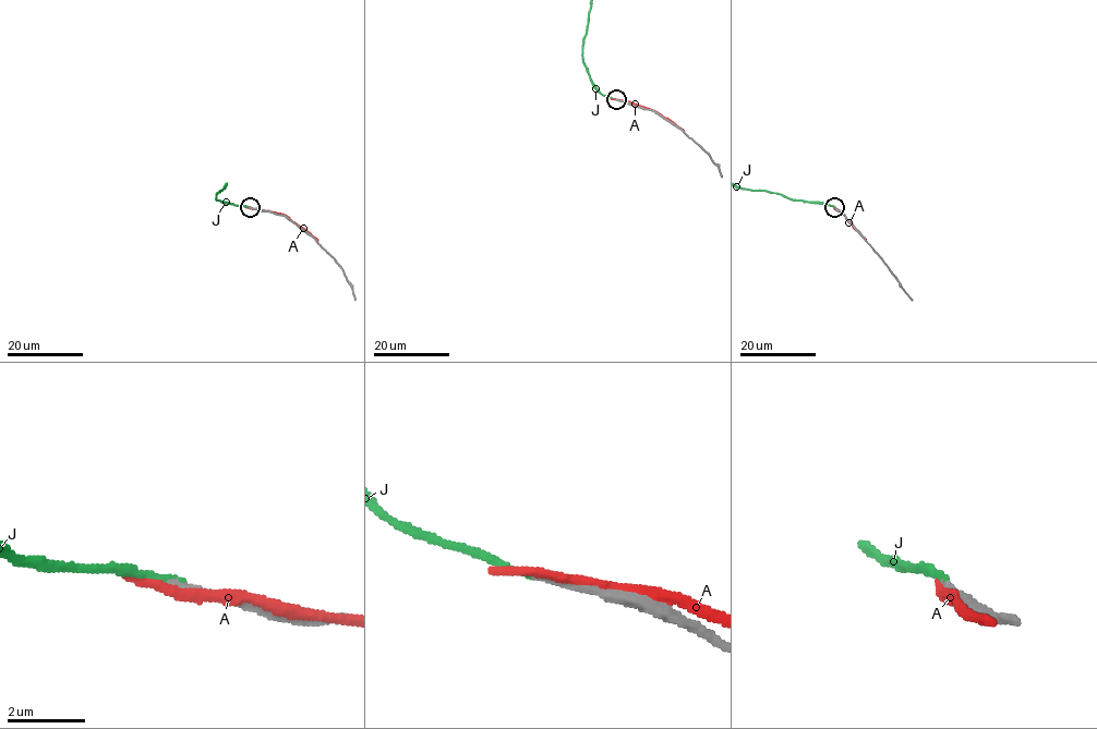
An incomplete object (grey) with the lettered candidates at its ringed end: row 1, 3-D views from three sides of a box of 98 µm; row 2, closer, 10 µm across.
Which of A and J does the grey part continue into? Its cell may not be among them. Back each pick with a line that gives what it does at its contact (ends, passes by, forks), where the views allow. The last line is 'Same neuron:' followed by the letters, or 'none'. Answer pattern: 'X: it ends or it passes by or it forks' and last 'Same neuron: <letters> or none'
J: it ends
Same neuron: J

